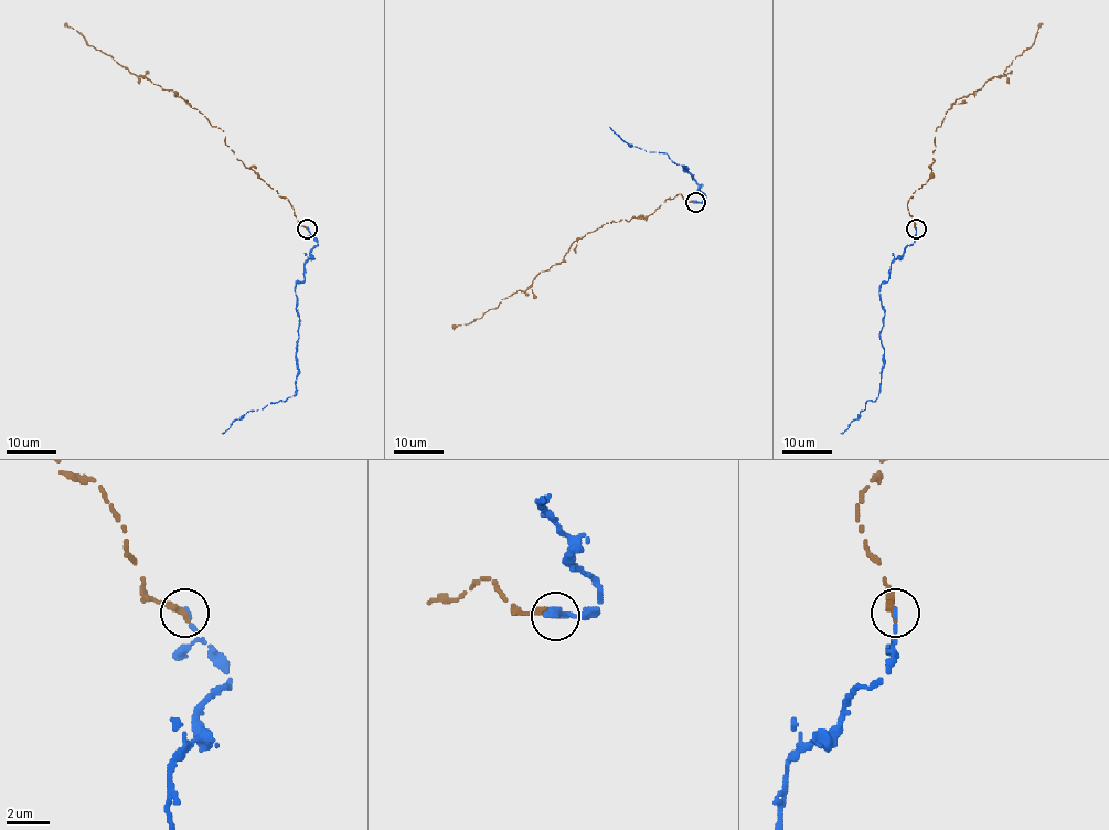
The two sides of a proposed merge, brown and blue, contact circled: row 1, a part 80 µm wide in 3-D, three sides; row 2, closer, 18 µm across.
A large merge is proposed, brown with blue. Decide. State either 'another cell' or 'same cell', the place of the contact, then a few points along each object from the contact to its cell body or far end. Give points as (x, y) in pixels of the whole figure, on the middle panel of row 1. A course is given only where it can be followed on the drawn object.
same cell | (695, 202) | brown via (695, 203), (678, 194), (641, 219), (611, 222), (588, 232), (523, 291), (501, 299), (469, 323), (452, 327) | blue via (696, 203), (706, 198), (686, 167), (683, 170), (665, 152), (631, 147), (610, 126)

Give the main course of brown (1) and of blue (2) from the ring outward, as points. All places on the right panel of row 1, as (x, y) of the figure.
1: (916, 229), (907, 201), (928, 179), (945, 113), (1004, 74), (1032, 45), (1040, 23)
2: (916, 229), (916, 240), (891, 263), (878, 291), (885, 314), (880, 392), (840, 433)

